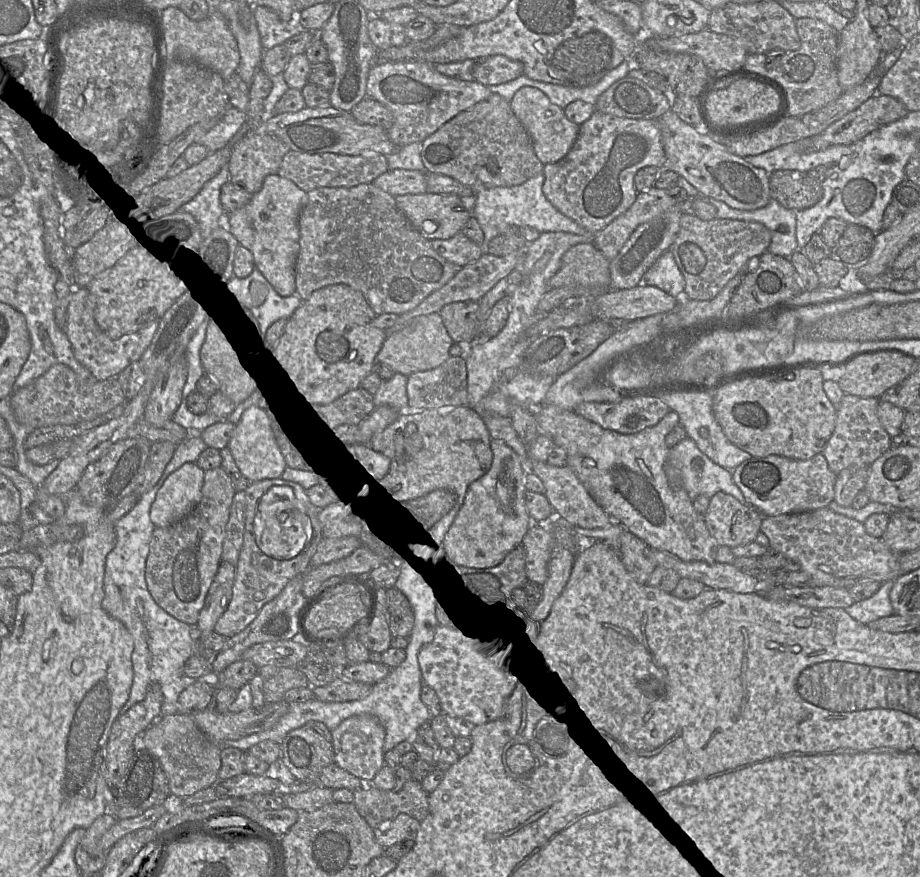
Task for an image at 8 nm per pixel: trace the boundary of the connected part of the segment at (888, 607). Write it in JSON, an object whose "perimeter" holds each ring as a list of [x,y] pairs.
{"perimeter":[[[894,580],[883,582],[871,597],[855,602],[845,608],[845,611],[856,621],[866,625],[893,615],[894,609],[890,600],[890,592],[894,583]]]}

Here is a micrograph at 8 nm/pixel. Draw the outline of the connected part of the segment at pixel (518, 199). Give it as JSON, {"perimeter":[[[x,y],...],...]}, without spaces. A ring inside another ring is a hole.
{"perimeter":[[[544,174],[528,179],[521,185],[511,187],[494,187],[481,190],[476,193],[476,205],[472,215],[478,221],[483,233],[484,241],[481,248],[487,247],[488,243],[497,235],[504,234],[508,226],[531,227],[542,232],[569,232],[572,234],[586,234],[585,228],[571,218],[558,211],[545,197],[542,187]]]}

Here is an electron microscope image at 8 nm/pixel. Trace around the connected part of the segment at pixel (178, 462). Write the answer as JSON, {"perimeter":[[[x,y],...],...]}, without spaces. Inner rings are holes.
{"perimeter":[[[200,433],[190,434],[178,444],[158,483],[140,496],[135,506],[115,524],[116,545],[106,558],[102,608],[111,617],[122,622],[134,639],[131,657],[133,682],[129,699],[121,708],[120,714],[144,700],[152,683],[161,686],[164,696],[161,715],[176,714],[179,712],[178,698],[189,682],[184,676],[184,665],[196,652],[196,629],[174,618],[155,602],[147,588],[145,568],[152,533],[156,528],[150,519],[150,509],[158,490],[166,478],[183,464],[196,463],[207,447]]]}

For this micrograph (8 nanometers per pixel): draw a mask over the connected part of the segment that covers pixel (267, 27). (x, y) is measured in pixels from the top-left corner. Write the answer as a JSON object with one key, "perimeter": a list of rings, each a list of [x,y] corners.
{"perimeter":[[[253,6],[253,17],[264,50],[282,45],[291,37],[305,31],[297,18],[284,22],[274,11],[265,6]]]}

